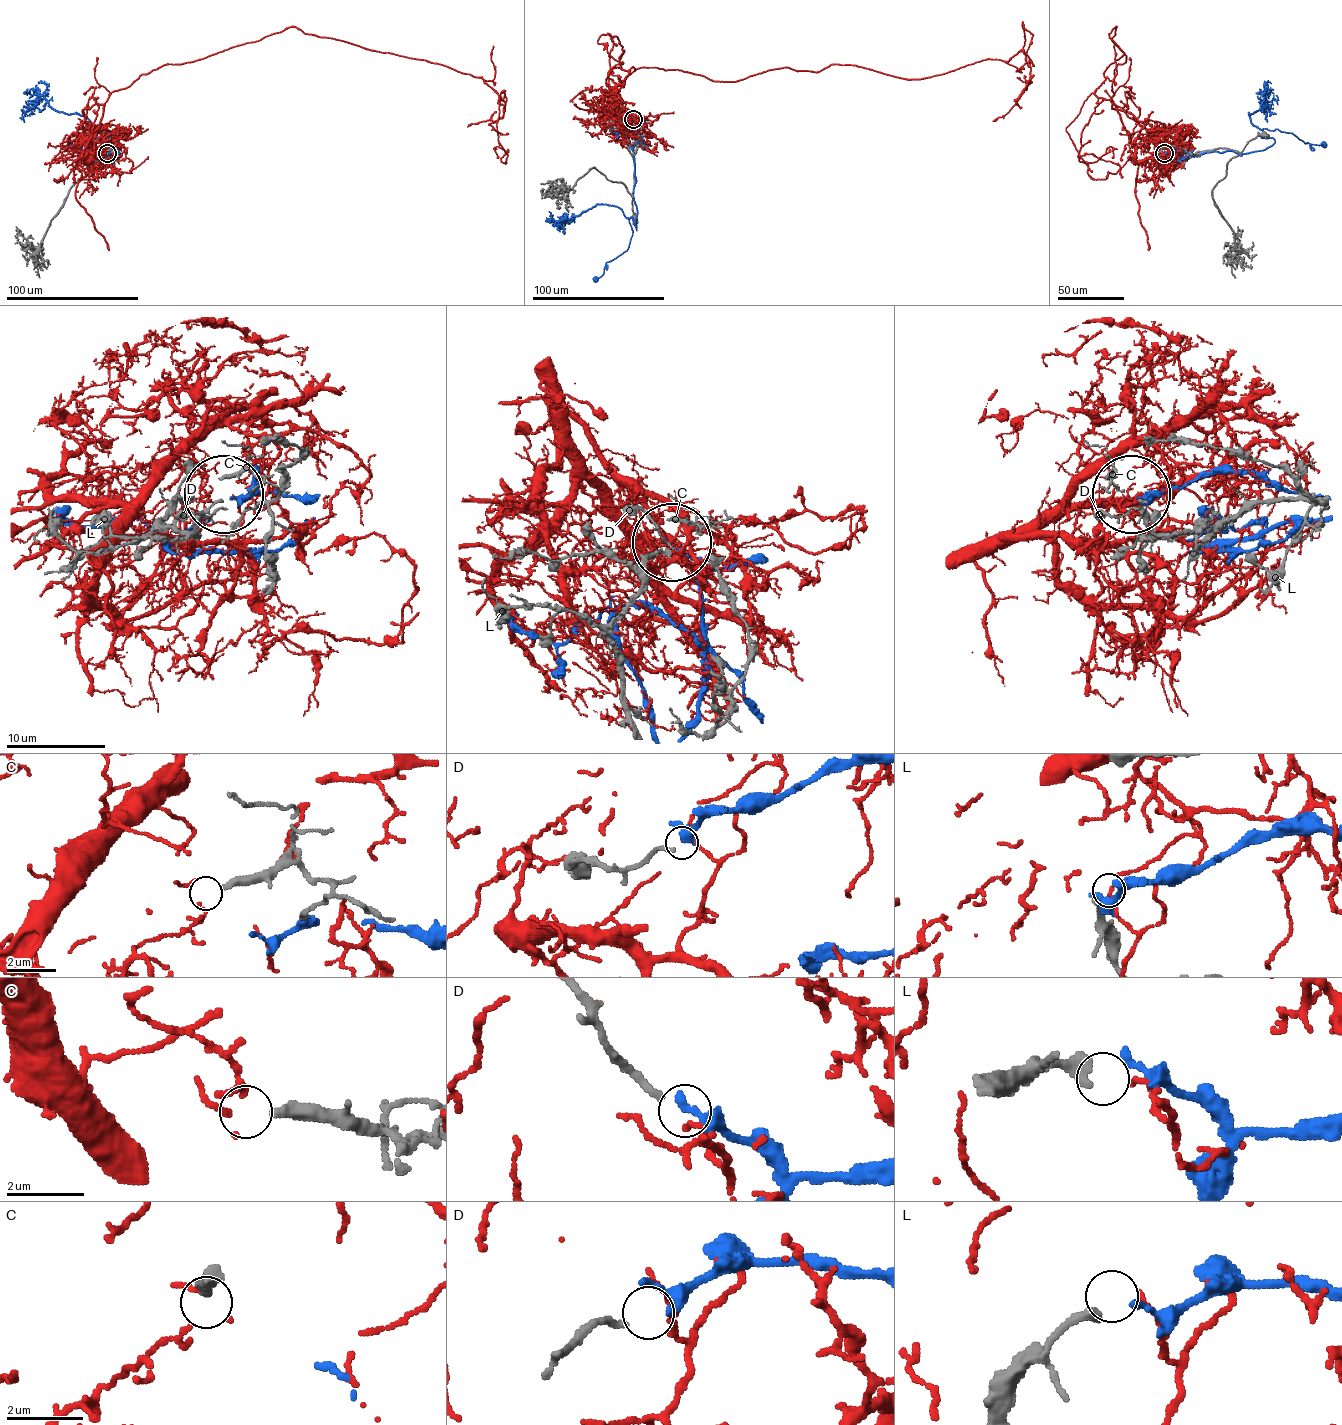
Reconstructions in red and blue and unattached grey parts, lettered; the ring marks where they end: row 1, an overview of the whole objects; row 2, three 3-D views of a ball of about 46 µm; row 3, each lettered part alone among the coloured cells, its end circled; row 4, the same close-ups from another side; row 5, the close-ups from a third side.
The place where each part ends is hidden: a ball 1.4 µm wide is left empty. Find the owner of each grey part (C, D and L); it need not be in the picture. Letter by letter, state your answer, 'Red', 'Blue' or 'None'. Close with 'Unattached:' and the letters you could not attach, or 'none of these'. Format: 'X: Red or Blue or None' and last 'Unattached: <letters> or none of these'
C: None
D: Blue
L: None
Unattached: C, L

